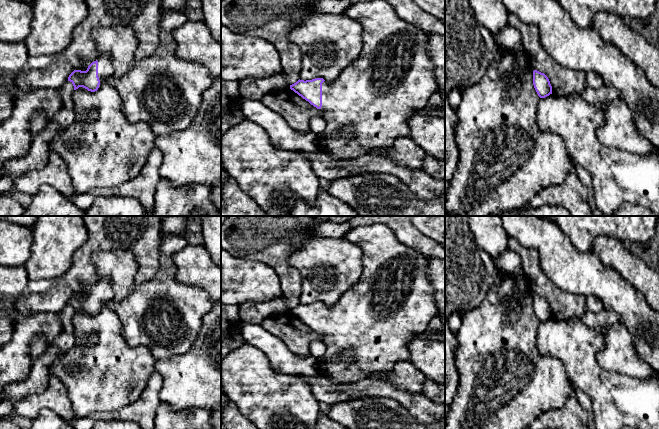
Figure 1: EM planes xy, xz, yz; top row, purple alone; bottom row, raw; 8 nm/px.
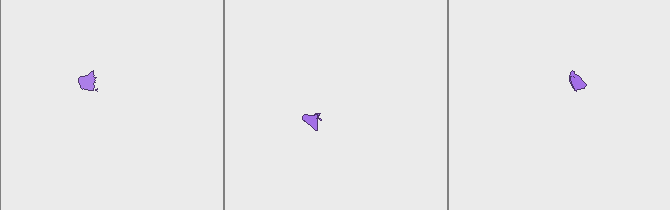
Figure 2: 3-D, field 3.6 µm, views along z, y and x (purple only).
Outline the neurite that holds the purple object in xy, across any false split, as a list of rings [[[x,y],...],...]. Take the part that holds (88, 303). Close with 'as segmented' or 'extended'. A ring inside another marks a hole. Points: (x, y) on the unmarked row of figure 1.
[[[181,233],[162,236],[159,247],[159,268],[155,276],[137,285],[125,298],[116,300],[108,279],[92,286],[86,295],[74,294],[68,301],[74,314],[83,311],[95,316],[108,305],[119,317],[121,333],[131,347],[145,346],[156,360],[169,359],[186,353],[193,345],[202,326],[202,319],[213,307],[206,291],[177,280],[177,267],[173,261],[174,249],[187,242]]] | extended

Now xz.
[[[383,223],[352,227],[346,234],[345,239],[353,244],[356,244],[363,252],[363,271],[359,281],[342,295],[338,303],[333,308],[327,307],[323,302],[315,302],[306,305],[299,303],[296,307],[290,309],[291,314],[322,335],[322,341],[325,349],[324,355],[317,359],[318,369],[320,376],[326,377],[333,383],[355,383],[368,378],[372,374],[391,372],[399,362],[408,361],[410,353],[407,349],[407,342],[414,336],[421,336],[421,334],[427,330],[429,322],[438,314],[433,298],[434,290],[427,275],[429,258],[406,244],[401,243],[395,236],[393,230]],[[344,351],[352,351],[354,353],[354,359],[350,364],[347,364],[341,357],[341,353]]] | extended

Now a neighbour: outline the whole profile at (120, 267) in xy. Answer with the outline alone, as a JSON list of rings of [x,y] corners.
[[[99,250],[93,253],[92,261],[98,274],[94,285],[103,279],[108,279],[116,300],[125,298],[137,286],[138,262],[130,251]]]

